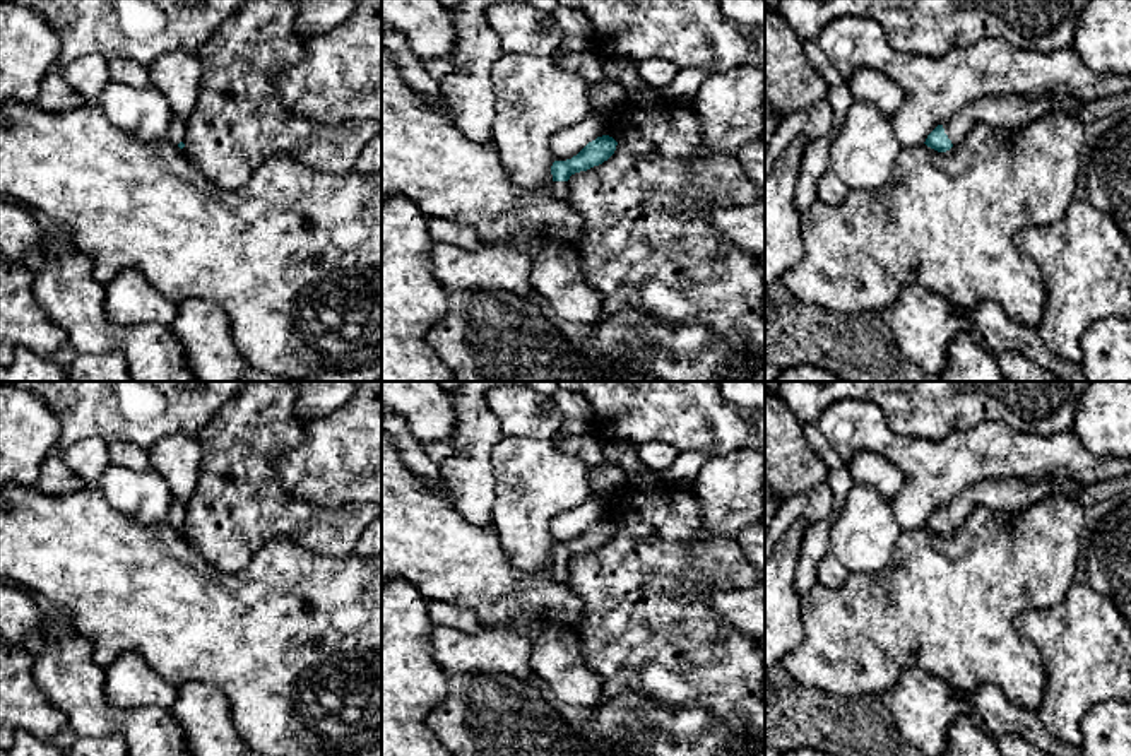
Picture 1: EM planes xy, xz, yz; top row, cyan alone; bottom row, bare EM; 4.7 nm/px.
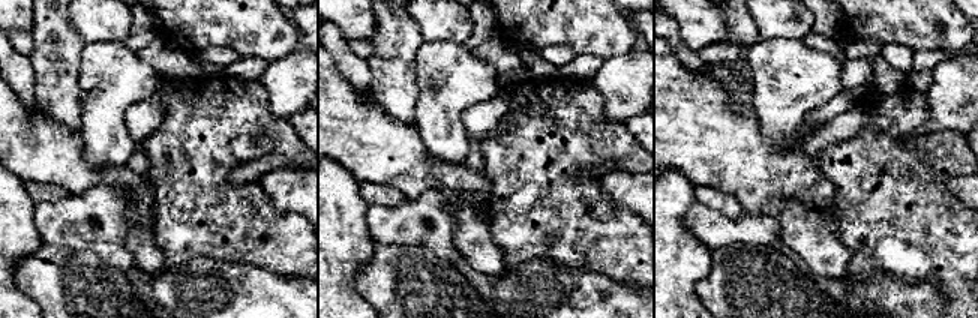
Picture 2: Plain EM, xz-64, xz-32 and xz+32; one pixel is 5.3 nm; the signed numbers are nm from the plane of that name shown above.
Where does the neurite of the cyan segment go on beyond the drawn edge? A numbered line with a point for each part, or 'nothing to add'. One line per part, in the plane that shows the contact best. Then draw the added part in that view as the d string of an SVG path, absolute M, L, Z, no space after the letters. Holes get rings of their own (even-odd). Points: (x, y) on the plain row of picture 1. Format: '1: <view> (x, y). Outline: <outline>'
1: yz (1010, 495). Outline: M1020 477L982 479L967 486L950 505L941 508L955 530L967 522L972 510L979 503L991 510L1013 513L1052 494L1054 482L1051 481L1032 481Z

